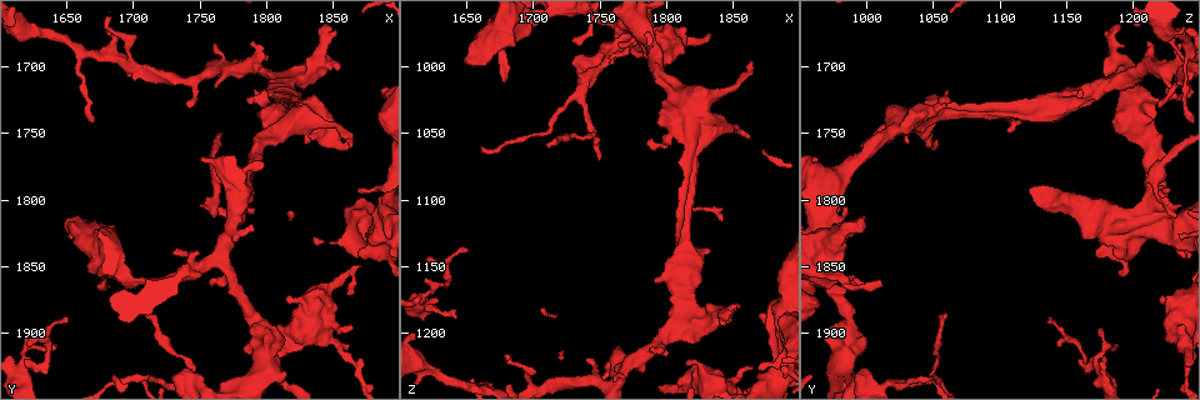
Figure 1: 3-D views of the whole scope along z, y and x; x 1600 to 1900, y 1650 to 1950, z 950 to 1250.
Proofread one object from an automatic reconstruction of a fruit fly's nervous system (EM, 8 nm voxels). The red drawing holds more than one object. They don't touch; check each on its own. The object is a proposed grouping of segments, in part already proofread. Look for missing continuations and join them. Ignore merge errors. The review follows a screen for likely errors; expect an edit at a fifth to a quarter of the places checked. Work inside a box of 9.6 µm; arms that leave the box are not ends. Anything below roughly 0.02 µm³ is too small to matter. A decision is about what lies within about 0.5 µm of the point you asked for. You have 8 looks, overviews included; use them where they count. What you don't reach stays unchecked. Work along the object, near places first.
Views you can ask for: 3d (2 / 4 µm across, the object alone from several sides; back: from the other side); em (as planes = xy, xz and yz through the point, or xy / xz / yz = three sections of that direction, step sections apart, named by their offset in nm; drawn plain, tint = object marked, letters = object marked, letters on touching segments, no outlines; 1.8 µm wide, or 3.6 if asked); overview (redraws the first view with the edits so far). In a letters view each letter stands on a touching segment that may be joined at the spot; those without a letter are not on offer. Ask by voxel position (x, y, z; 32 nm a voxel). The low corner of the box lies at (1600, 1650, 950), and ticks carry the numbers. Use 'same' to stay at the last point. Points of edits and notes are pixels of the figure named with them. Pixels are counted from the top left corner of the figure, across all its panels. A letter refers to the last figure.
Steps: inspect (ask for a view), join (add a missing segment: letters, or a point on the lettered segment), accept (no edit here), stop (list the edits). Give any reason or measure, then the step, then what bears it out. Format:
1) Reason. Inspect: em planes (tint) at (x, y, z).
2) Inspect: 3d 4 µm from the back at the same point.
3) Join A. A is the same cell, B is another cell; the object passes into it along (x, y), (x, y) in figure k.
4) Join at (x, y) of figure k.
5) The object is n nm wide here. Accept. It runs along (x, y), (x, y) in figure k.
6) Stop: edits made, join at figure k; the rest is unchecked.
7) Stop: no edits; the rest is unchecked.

An open end. Inspect: em planes (letters) at (1650, 1890, 1138).

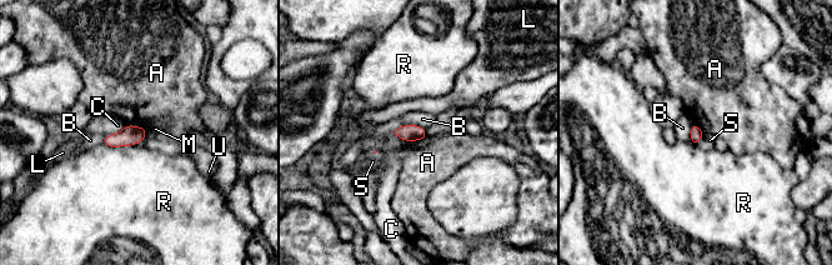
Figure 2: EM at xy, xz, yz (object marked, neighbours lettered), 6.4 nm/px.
Accept. A, B, C, L, M, R, S and U are other cells; none of them fits.

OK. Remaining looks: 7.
Free end. Inspect: em planes (letters) at (1712, 1886, 1060).

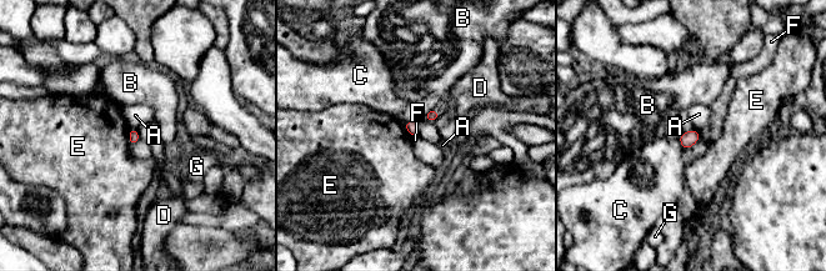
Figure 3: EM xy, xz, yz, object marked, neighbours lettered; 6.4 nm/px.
The object is 70 nm wide here. Accept. A, B, C, D, E, F and G are other cells; a border runs along (130, 128), (136, 130) in figure 3; none of them fits.

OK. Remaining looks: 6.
Inspect: 3d 2 µm at (1758, 1864, 996).

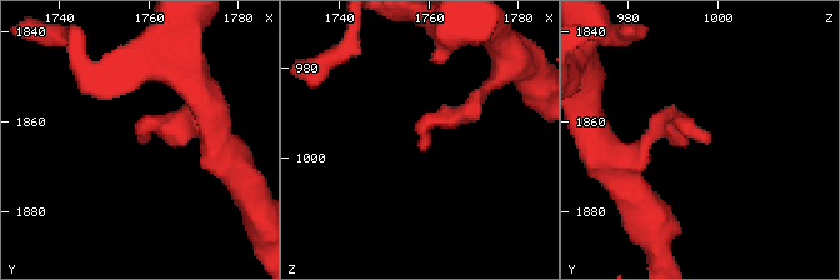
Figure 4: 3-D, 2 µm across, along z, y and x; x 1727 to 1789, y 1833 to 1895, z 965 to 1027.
Inspect: em planes (letters) at (1758, 1864, 997).

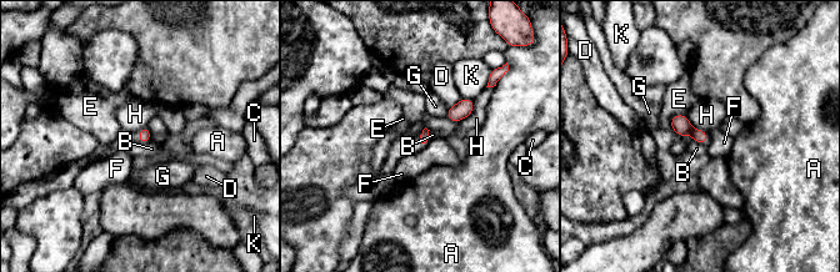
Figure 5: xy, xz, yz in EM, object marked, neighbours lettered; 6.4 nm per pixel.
The longest contact is with H, 180 nm. Accept. A, B, C, D, E, F, G, H and K are other cells; a border runs along (693, 139), (705, 144) in figure 5; no lettered segment goes on from it.

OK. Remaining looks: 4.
Stop: no edits; the rest is unchecked.

